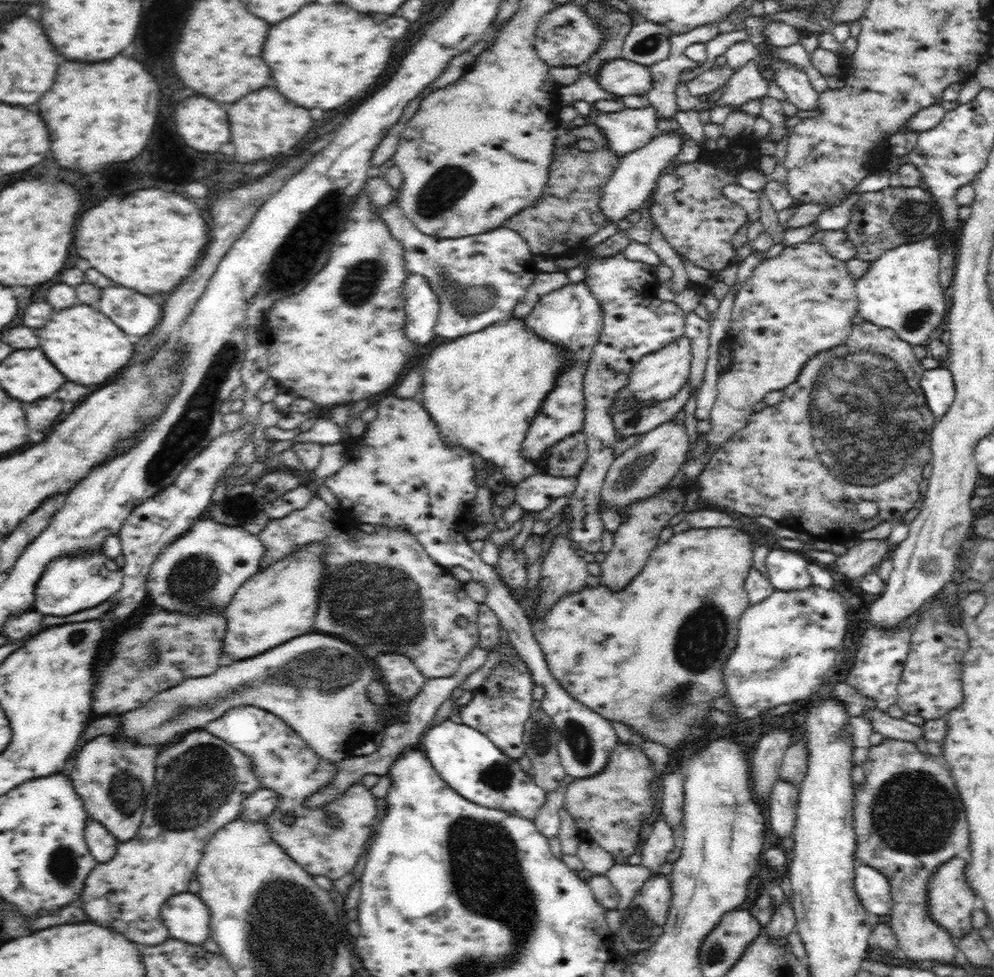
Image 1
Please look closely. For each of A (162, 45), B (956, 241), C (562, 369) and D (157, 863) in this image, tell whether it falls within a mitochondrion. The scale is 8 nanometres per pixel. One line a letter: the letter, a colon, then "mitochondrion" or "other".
A: other
B: other
C: other
D: other

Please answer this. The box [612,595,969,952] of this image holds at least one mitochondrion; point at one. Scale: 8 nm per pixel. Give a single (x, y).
(908, 806)

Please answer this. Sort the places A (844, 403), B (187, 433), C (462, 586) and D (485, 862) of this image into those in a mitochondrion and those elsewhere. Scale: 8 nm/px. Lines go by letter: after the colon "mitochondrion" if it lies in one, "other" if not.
A: mitochondrion
B: mitochondrion
C: other
D: mitochondrion

